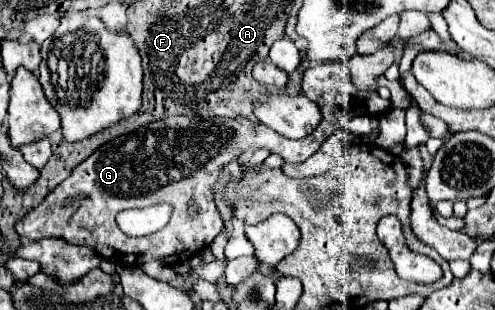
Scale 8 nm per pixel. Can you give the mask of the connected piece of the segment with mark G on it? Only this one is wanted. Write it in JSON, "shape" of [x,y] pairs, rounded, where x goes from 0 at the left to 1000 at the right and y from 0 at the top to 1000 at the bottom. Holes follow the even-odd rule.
{"shape":[[[685,203],[620,223],[612,242],[612,300],[644,339],[653,371],[644,410],[612,448],[572,448],[531,397],[495,410],[483,390],[451,377],[430,377],[422,390],[337,377],[200,474],[200,487],[152,539],[143,571],[119,590],[119,603],[111,603],[111,616],[103,616],[103,629],[95,629],[79,668],[71,668],[34,719],[34,745],[55,777],[127,765],[152,790],[180,790],[204,829],[232,835],[240,855],[261,848],[285,861],[297,842],[325,842],[341,861],[354,861],[374,848],[382,829],[422,797],[451,739],[446,694],[430,655],[426,603],[455,558],[451,545],[467,526],[475,481],[499,494],[515,474],[539,474],[547,494],[568,500],[580,526],[612,526],[673,423],[689,416],[693,397],[713,384],[721,365],[741,365],[749,352],[749,313],[754,345],[762,345],[762,371],[786,352],[786,326],[770,319],[762,300],[737,300],[709,281],[701,223]],[[160,623],[176,629],[168,655],[152,655],[152,668],[127,668],[127,642]],[[317,655],[337,655],[349,668],[333,739],[293,765],[261,765],[236,732],[232,694],[240,681],[273,668],[285,674]],[[382,655],[398,661],[398,694],[378,687]]]}

